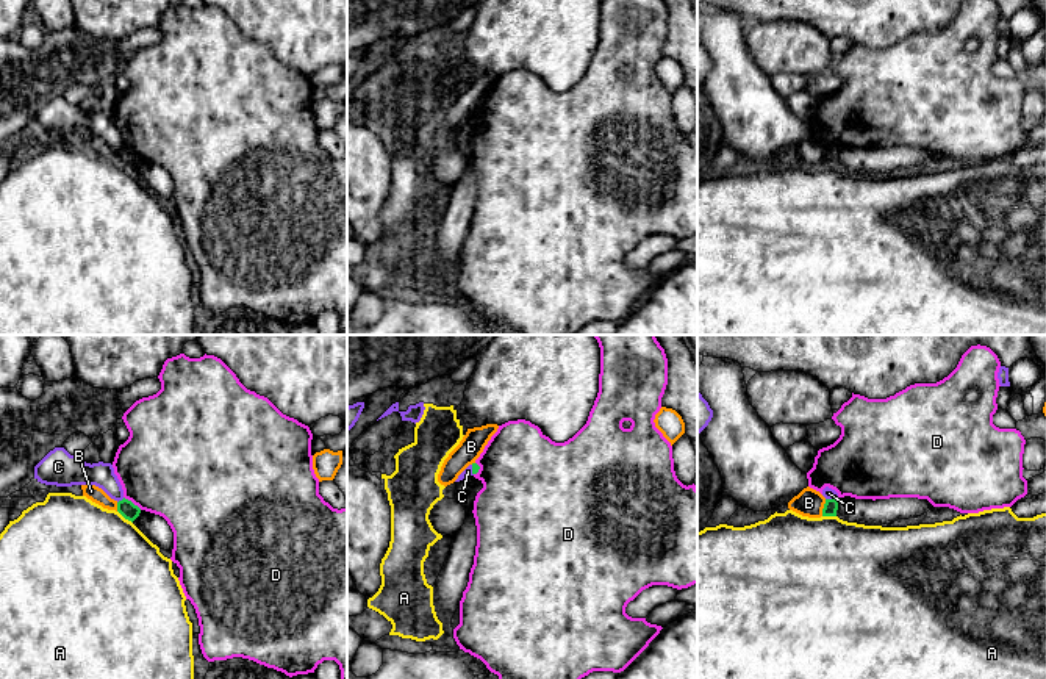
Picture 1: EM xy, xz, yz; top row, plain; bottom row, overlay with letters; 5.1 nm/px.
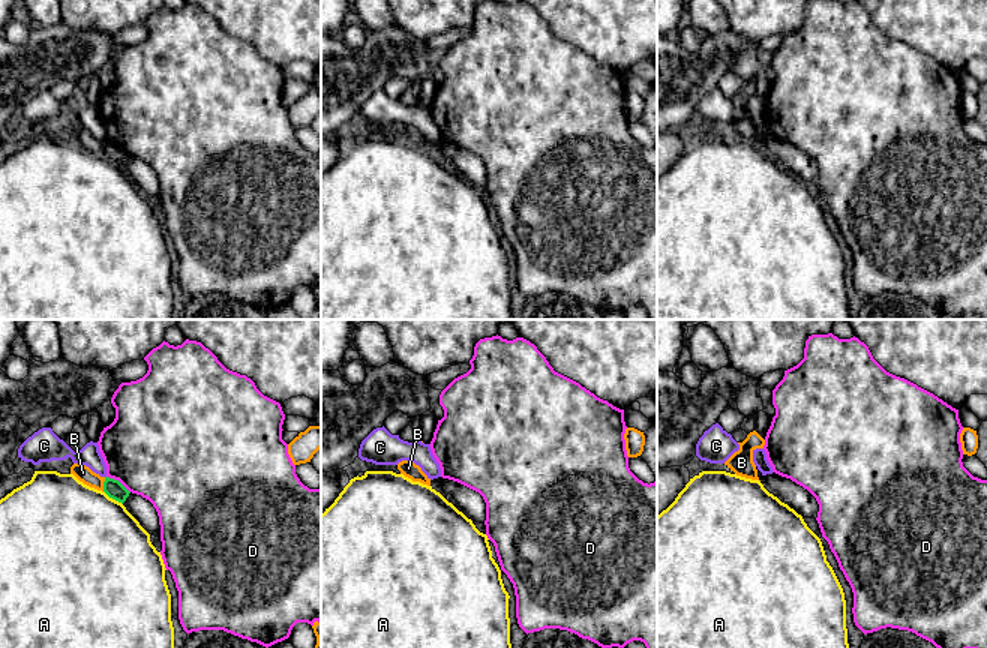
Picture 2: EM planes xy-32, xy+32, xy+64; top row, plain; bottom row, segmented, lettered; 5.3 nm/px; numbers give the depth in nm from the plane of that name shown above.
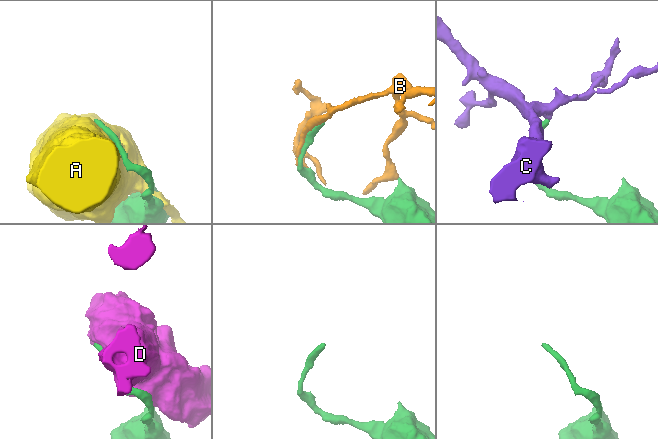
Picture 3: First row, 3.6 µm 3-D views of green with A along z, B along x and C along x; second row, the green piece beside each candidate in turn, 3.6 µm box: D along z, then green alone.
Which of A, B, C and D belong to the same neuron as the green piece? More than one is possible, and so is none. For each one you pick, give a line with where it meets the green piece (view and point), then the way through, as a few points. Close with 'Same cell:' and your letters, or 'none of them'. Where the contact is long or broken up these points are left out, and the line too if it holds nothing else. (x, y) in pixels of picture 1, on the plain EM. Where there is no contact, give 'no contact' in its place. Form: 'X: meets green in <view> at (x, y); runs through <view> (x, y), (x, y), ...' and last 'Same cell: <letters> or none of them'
Same cell: none of them

